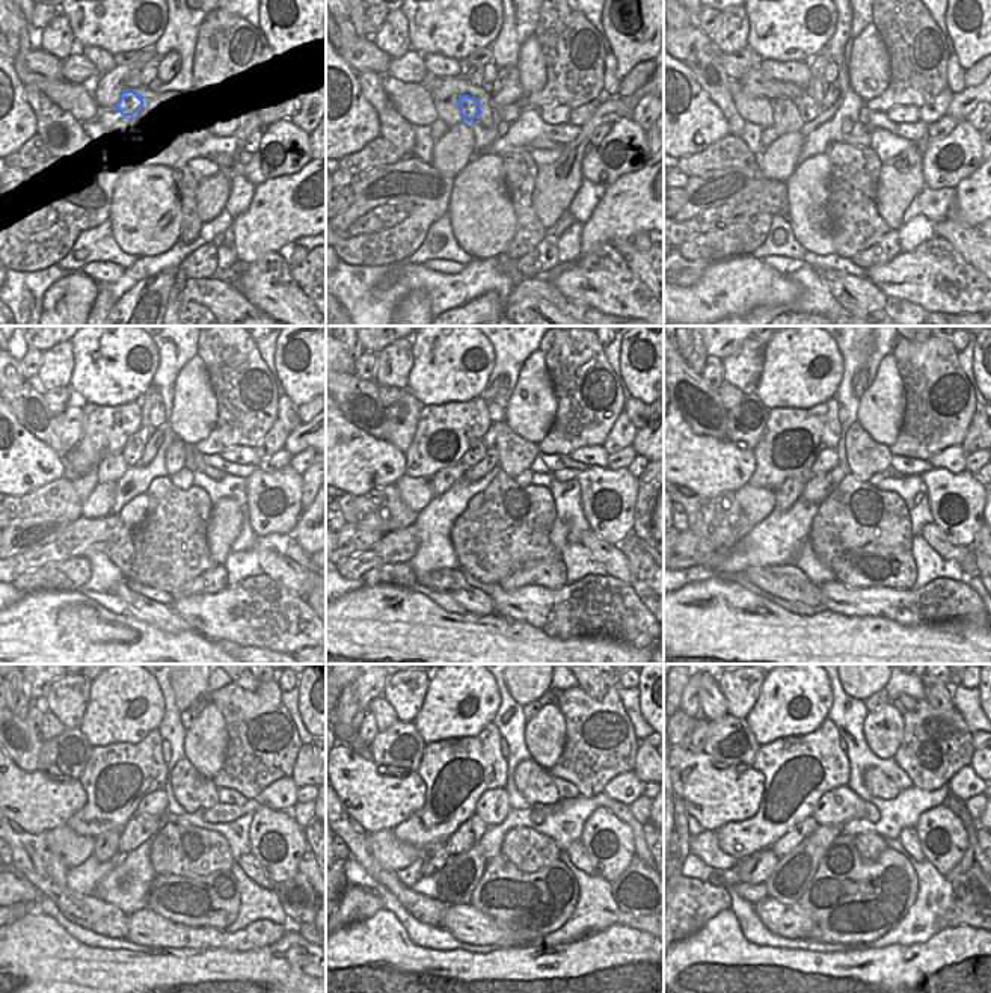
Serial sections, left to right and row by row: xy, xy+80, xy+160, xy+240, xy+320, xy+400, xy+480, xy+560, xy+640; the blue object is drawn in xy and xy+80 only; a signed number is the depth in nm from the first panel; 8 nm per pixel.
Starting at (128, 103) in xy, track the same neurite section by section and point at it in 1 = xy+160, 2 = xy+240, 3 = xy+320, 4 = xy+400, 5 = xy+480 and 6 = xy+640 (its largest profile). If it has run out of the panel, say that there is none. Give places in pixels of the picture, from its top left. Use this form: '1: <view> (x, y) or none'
1: xy+160 (809, 110)
2: xy+240 (133, 450)
3: xy+320 (477, 450)
4: xy+400 (827, 461)
5: xy+480 (156, 803)
6: xy+640 (834, 808)

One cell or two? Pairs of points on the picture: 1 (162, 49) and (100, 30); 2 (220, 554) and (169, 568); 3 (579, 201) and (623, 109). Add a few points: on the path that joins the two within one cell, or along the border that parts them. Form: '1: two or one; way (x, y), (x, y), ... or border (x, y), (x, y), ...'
1: two; border (168, 15), (168, 23), (151, 49)
2: two; border (205, 522), (205, 545), (217, 565)
3: two; border (582, 177), (581, 186), (566, 210)

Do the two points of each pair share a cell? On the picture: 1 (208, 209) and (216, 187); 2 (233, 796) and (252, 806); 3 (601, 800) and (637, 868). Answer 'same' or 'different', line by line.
1: same
2: different
3: different

